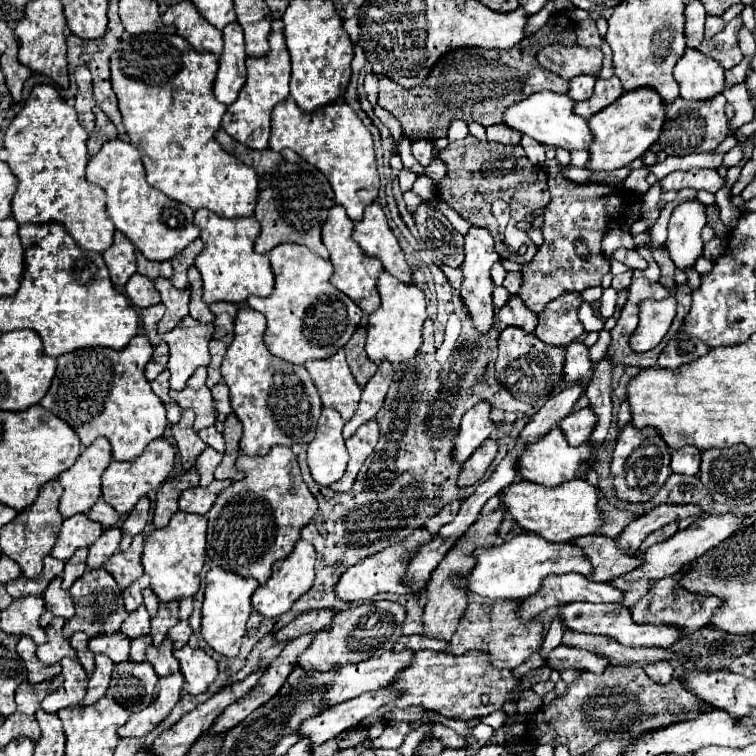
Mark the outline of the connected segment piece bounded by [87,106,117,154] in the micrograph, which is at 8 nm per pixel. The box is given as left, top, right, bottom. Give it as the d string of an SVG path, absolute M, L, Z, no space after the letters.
M95 106L93 112L95 112L95 124L97 126L95 126L95 132L91 134L87 146L89 146L91 154L97 154L97 150L101 148L103 142L117 138L117 128L113 126L113 122L109 122L109 118L105 118L105 112L99 106Z

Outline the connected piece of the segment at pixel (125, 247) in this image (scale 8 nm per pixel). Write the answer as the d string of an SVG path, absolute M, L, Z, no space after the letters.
M115 232L113 244L103 252L103 258L111 272L111 282L115 286L125 286L129 276L137 272L135 246L121 232Z

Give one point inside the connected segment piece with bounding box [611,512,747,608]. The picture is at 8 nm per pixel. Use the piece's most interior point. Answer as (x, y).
(664, 559)

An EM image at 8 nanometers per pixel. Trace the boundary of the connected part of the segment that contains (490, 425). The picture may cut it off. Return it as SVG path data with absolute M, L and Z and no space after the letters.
M477 402L473 410L467 410L461 420L459 436L455 438L455 460L467 460L493 432L495 422L489 418L489 402Z

